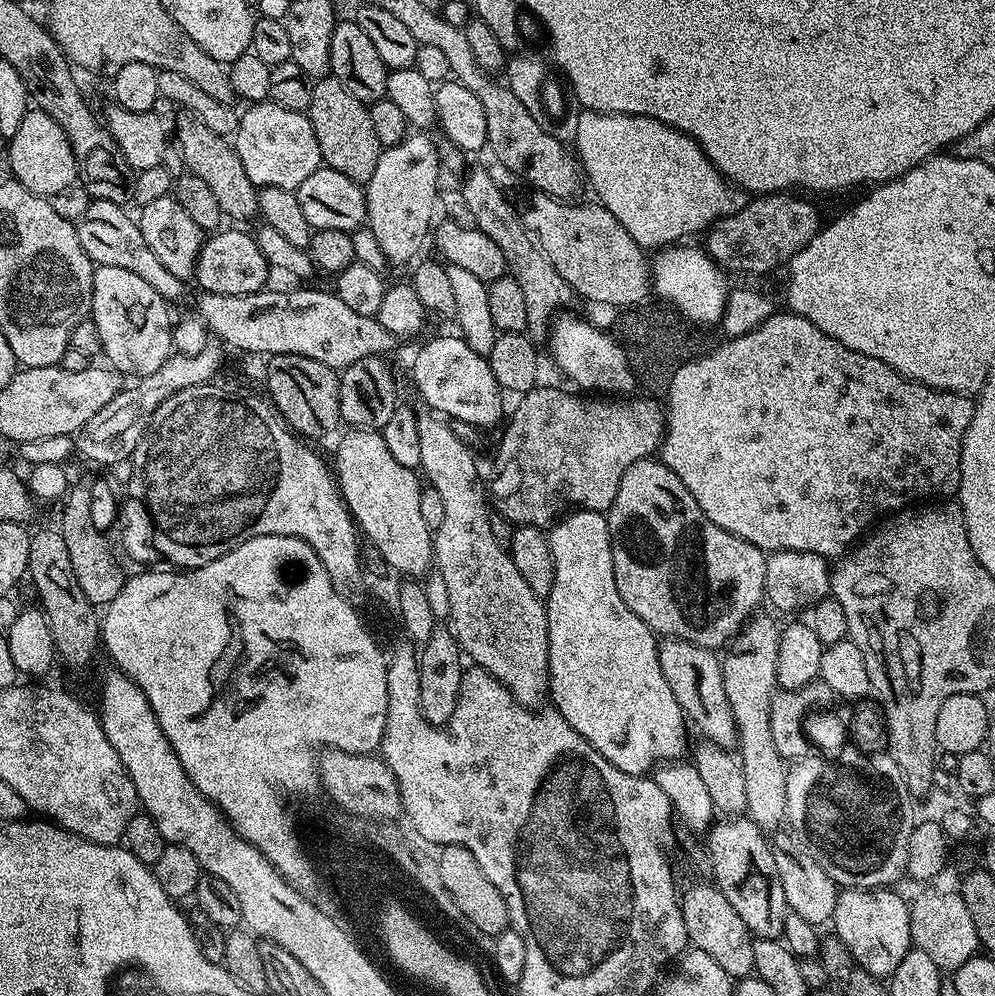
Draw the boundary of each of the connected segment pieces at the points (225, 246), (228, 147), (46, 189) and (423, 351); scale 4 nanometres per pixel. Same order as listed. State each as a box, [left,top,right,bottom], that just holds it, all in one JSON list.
[[195,226,270,295],[174,114,258,222],[7,110,77,198],[412,335,502,430]]

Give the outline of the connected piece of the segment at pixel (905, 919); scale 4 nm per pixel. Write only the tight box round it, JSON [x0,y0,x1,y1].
[830,888,912,978]

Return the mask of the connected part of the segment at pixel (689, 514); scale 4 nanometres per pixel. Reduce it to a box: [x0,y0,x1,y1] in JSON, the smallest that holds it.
[606,459,766,650]

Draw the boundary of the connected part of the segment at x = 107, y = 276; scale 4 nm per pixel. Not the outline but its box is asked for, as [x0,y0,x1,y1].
[90,266,174,378]

